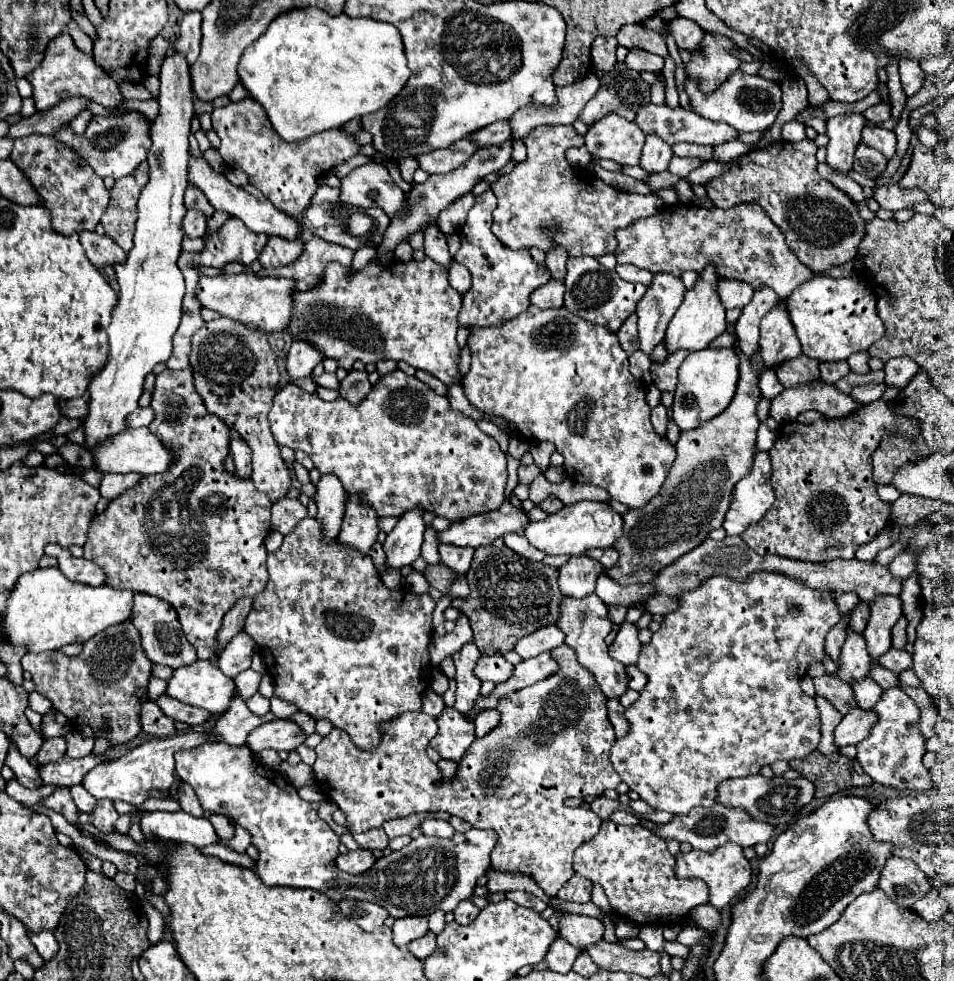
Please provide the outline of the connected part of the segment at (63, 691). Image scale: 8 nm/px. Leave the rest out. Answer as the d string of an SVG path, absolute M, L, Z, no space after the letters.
M126 620L126 624L120 624L118 628L108 628L106 632L100 632L94 636L94 640L88 640L78 656L64 656L62 652L28 652L22 658L22 666L26 672L32 674L32 680L36 684L36 692L46 696L52 702L52 708L60 714L64 714L70 722L70 726L90 726L96 736L102 736L110 742L110 746L126 744L130 742L138 732L138 716L142 702L146 700L146 686L150 680L150 670L152 662L146 660L146 654L142 652L140 646L140 636L132 620Z

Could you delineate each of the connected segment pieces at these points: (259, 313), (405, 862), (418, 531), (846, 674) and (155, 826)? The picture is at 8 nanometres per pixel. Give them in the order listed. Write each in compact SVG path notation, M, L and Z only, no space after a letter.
M252 272L220 274L214 278L200 276L196 286L196 298L204 308L218 312L220 316L234 318L246 326L260 328L264 332L280 332L286 328L292 312L294 280L286 278L258 278Z
M224 742L202 744L202 748L180 750L174 754L174 758L176 758L178 776L194 788L194 792L200 800L200 806L206 812L222 814L222 816L230 818L234 824L238 824L250 832L252 844L260 852L260 858L256 862L256 874L268 886L312 888L312 890L326 894L334 902L342 900L342 898L374 900L376 904L382 904L392 918L404 918L404 916L428 916L434 912L434 908L452 912L458 906L458 902L468 900L474 894L476 880L480 876L484 876L486 870L490 868L490 852L496 846L496 836L490 830L470 828L464 834L456 832L454 838L450 838L450 840L422 834L416 840L412 840L408 846L404 846L402 850L390 852L388 856L376 860L374 868L364 872L362 876L344 874L342 870L334 868L340 838L316 814L316 810L298 796L296 788L280 772L260 766L256 754L248 746L228 746Z
M422 508L404 512L396 528L386 536L386 542L382 544L386 554L386 568L400 570L402 566L410 566L420 556L426 530L422 514Z
M850 630L850 636L846 638L846 644L840 648L838 668L832 676L846 682L848 686L852 686L852 684L856 684L856 682L860 682L862 678L868 676L870 666L872 666L872 658L866 650L864 636Z
M144 812L140 830L146 840L170 840L178 844L192 844L196 848L218 842L212 824L202 816L194 818L186 812Z

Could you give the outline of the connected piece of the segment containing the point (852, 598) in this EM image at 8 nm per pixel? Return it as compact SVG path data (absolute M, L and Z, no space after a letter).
M848 592L848 594L838 594L836 598L834 598L834 602L838 604L838 610L842 612L842 614L846 614L846 612L850 612L856 604L858 604L858 596L856 594L852 594L852 592Z

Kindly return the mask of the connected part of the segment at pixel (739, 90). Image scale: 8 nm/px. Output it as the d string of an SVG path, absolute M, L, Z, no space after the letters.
M740 70L732 72L714 92L706 94L698 88L698 84L700 82L696 82L696 78L690 78L690 76L686 76L684 80L684 88L690 98L692 110L708 120L726 122L734 126L738 132L754 132L754 130L770 128L776 120L776 114L782 108L782 90L776 82L764 80L760 76L748 76Z

